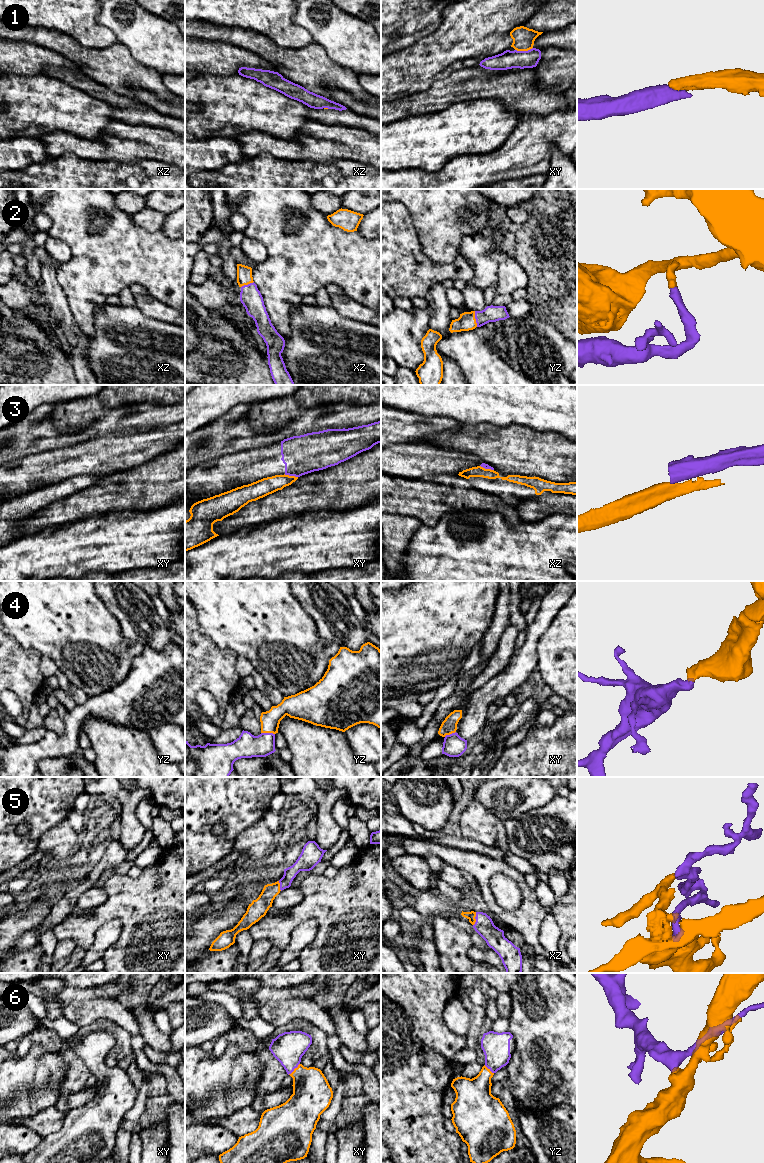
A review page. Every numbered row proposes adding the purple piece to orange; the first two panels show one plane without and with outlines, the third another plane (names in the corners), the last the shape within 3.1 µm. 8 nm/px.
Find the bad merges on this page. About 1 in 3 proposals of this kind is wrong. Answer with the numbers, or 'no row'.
3

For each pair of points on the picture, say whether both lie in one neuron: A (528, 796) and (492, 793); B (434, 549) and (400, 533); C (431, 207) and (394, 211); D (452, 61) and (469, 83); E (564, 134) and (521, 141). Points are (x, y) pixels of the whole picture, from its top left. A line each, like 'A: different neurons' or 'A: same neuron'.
A: same neuron
B: different neurons
C: different neurons
D: different neurons
E: same neuron

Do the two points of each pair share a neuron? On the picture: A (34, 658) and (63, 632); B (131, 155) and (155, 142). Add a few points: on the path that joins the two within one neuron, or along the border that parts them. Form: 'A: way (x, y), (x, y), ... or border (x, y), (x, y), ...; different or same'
A: border (18, 642), (24, 648), (36, 649), (41, 655); different
B: way (137, 149), (141, 145), (149, 144); same

